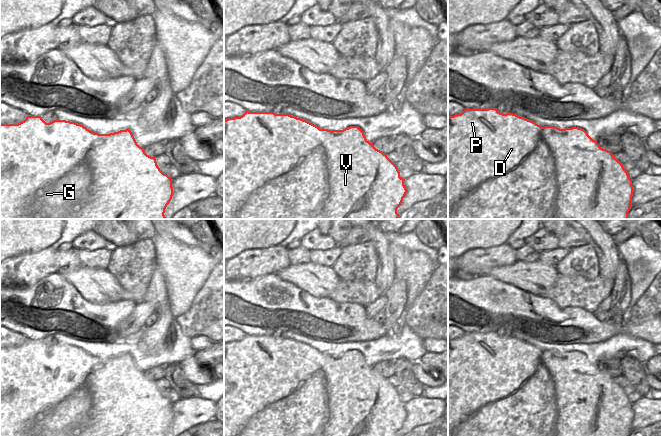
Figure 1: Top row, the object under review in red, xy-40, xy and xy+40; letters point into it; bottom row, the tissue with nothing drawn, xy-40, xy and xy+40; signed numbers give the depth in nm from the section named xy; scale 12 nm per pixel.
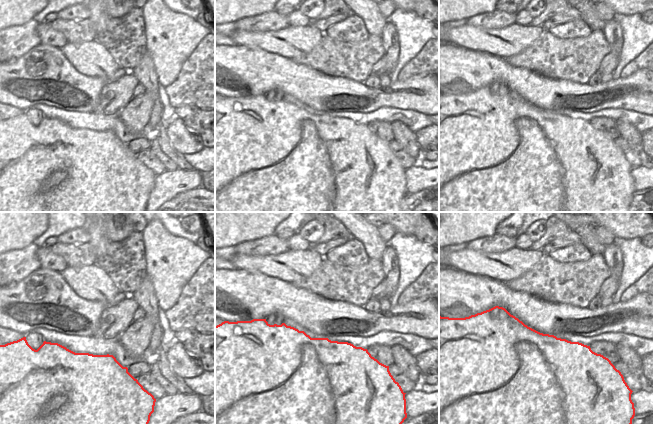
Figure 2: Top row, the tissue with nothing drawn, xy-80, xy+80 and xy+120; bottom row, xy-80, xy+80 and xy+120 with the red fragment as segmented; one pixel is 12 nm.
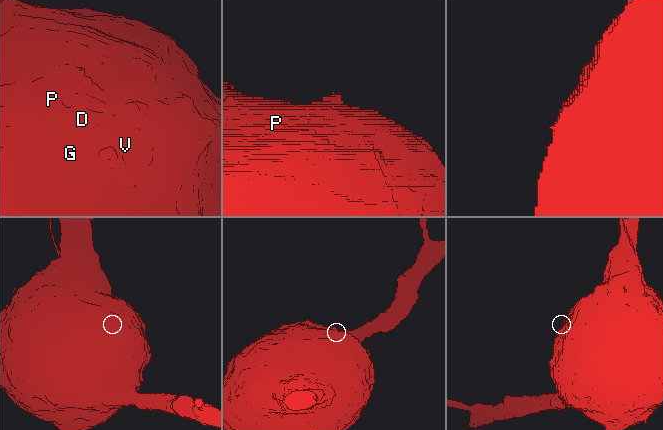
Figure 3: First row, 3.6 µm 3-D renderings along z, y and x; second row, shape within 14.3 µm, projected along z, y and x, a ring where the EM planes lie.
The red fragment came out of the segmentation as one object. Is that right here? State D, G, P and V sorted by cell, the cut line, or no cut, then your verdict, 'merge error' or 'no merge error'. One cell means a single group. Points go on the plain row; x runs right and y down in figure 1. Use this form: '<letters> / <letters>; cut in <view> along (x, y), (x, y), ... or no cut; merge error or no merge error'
D G P V; no cut; no merge error

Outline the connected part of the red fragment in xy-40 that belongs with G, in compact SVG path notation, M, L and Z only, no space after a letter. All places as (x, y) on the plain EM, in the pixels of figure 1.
M27 340L18 348L0 347L0 436L165 436L173 420L172 403L157 389L155 381L147 379L129 353L110 358L98 358L81 348L66 344L46 347L41 340Z

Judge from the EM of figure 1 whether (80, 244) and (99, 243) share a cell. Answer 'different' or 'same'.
same

